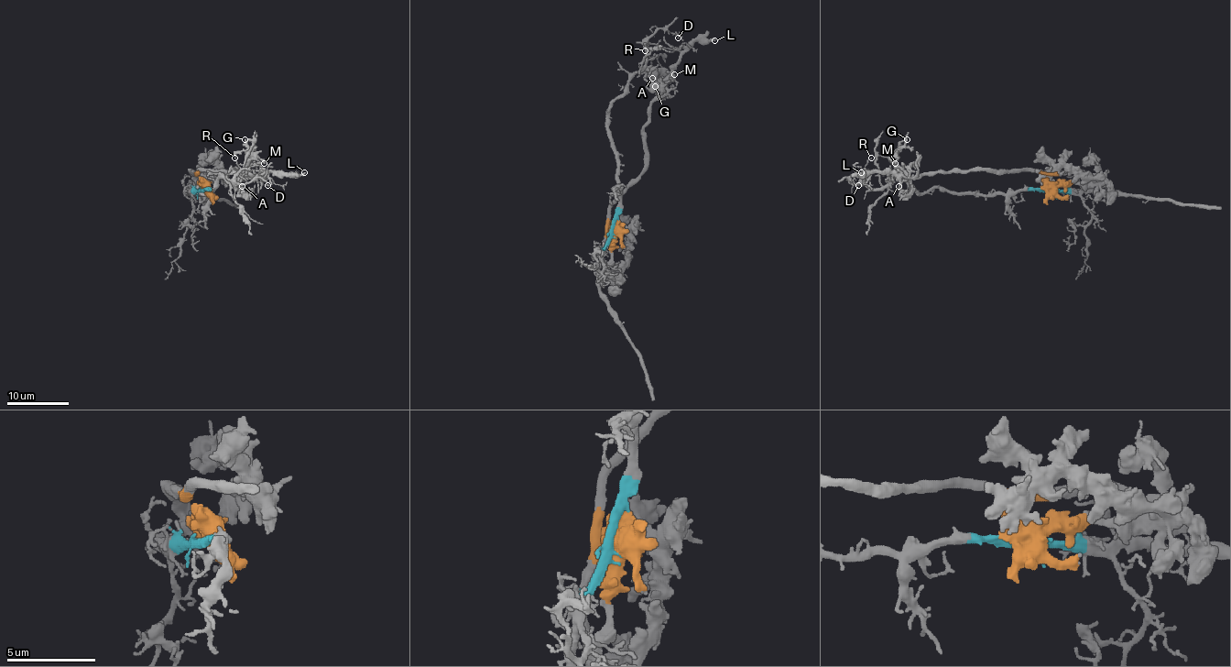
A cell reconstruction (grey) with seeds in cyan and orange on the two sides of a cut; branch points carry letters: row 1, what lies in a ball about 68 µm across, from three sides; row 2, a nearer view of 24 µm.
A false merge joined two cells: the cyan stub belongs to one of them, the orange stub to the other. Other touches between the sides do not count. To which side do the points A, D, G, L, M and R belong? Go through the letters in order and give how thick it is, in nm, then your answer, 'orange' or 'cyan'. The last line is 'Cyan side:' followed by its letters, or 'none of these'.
A: 220 nm | orange
D: 90 nm | cyan
G: 180 nm | orange
L: 260 nm | orange
M: 240 nm | orange
R: 90 nm | cyan
Cyan side: D, R

